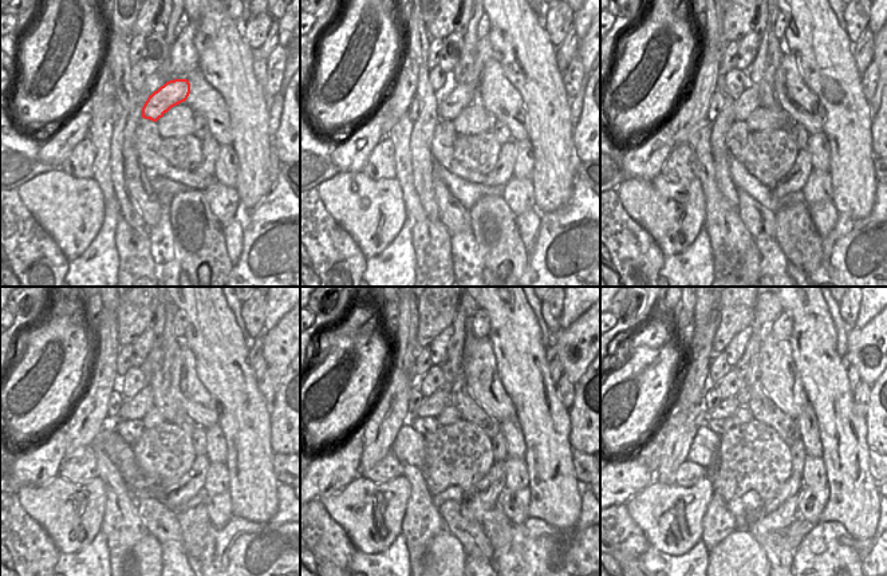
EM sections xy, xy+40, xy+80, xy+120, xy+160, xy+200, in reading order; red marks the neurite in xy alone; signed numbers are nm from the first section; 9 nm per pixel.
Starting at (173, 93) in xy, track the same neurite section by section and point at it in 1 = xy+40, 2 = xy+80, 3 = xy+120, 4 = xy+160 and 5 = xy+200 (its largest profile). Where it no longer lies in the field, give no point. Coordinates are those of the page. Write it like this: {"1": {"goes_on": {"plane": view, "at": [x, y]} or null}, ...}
{"1": {"goes_on": {"plane": "xy+40", "at": [461, 97]}}, "2": {"goes_on": {"plane": "xy+80", "at": [748, 101]}}, "3": {"goes_on": {"plane": "xy+120", "at": [135, 407]}}, "4": {"goes_on": {"plane": "xy+160", "at": [430, 407]}}, "5": {"goes_on": {"plane": "xy+200", "at": [728, 407]}}}

